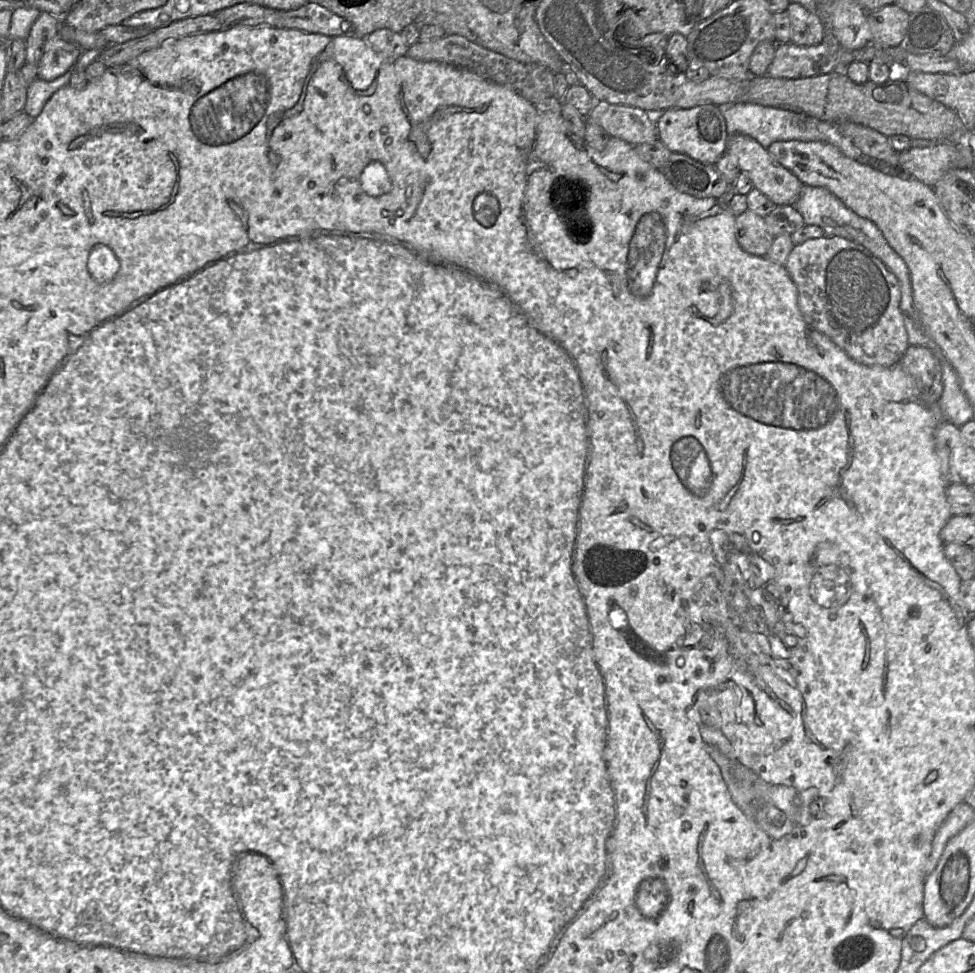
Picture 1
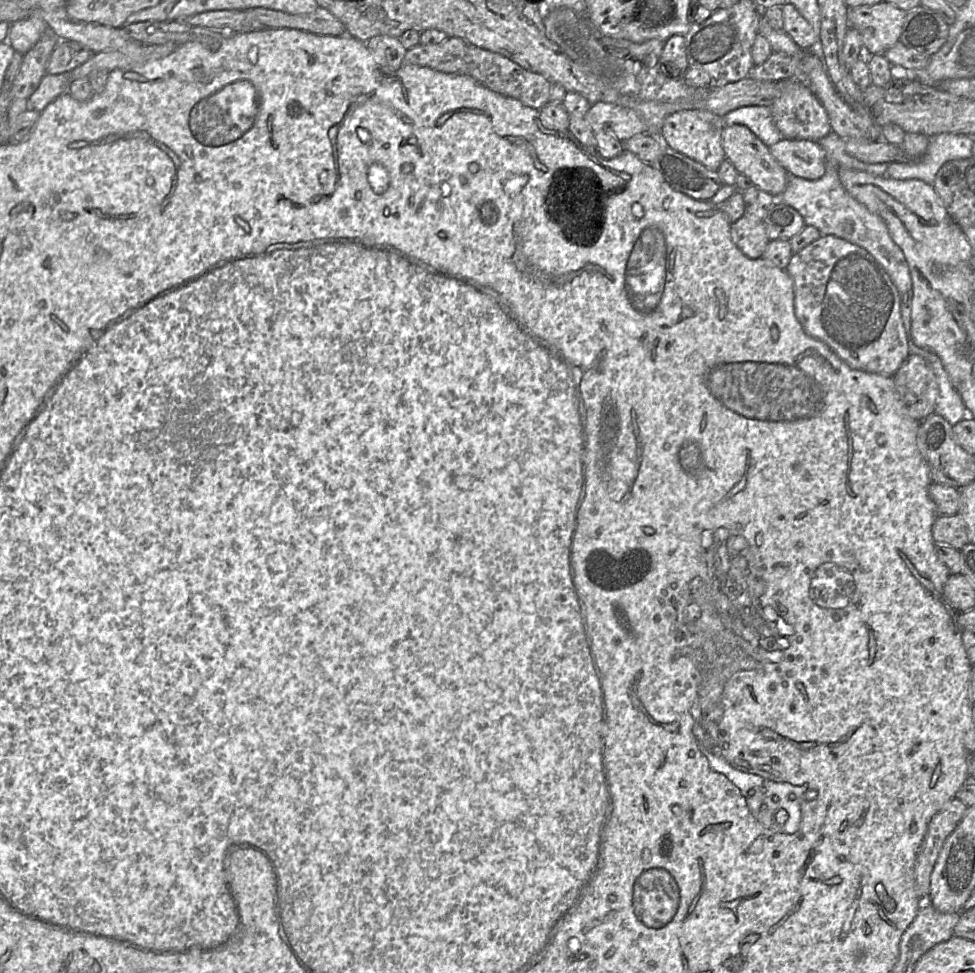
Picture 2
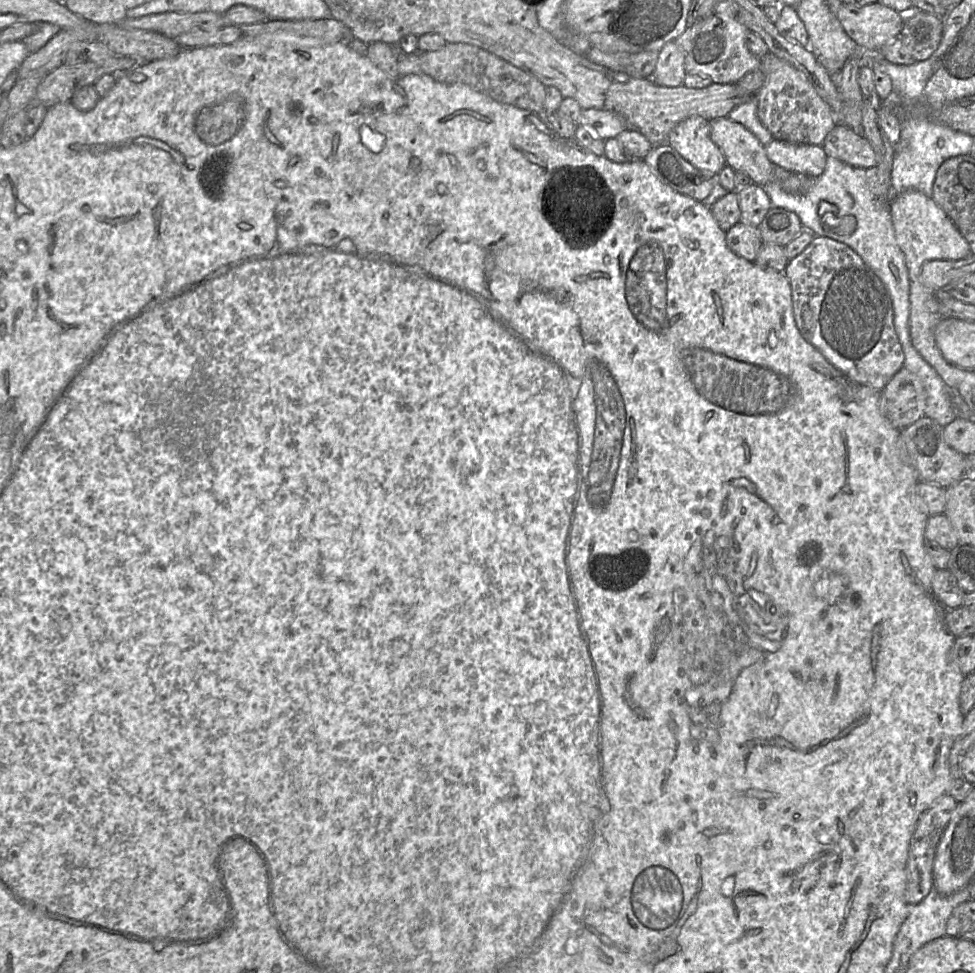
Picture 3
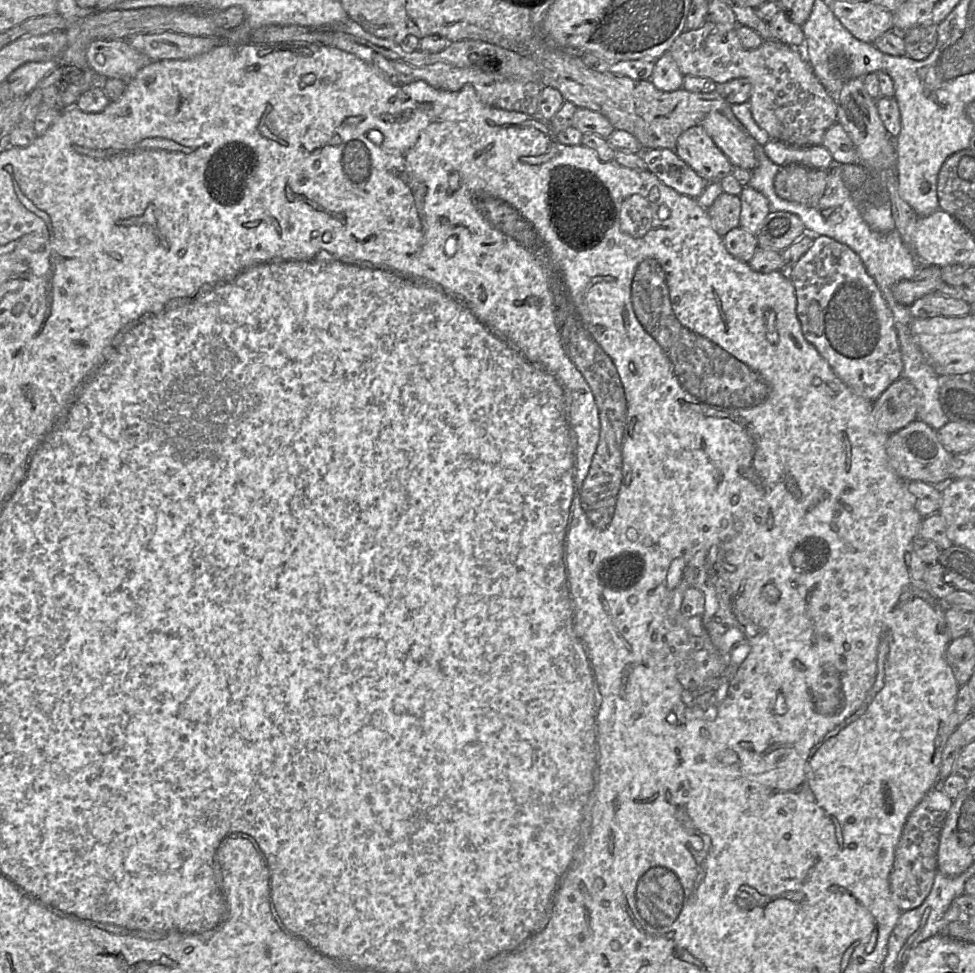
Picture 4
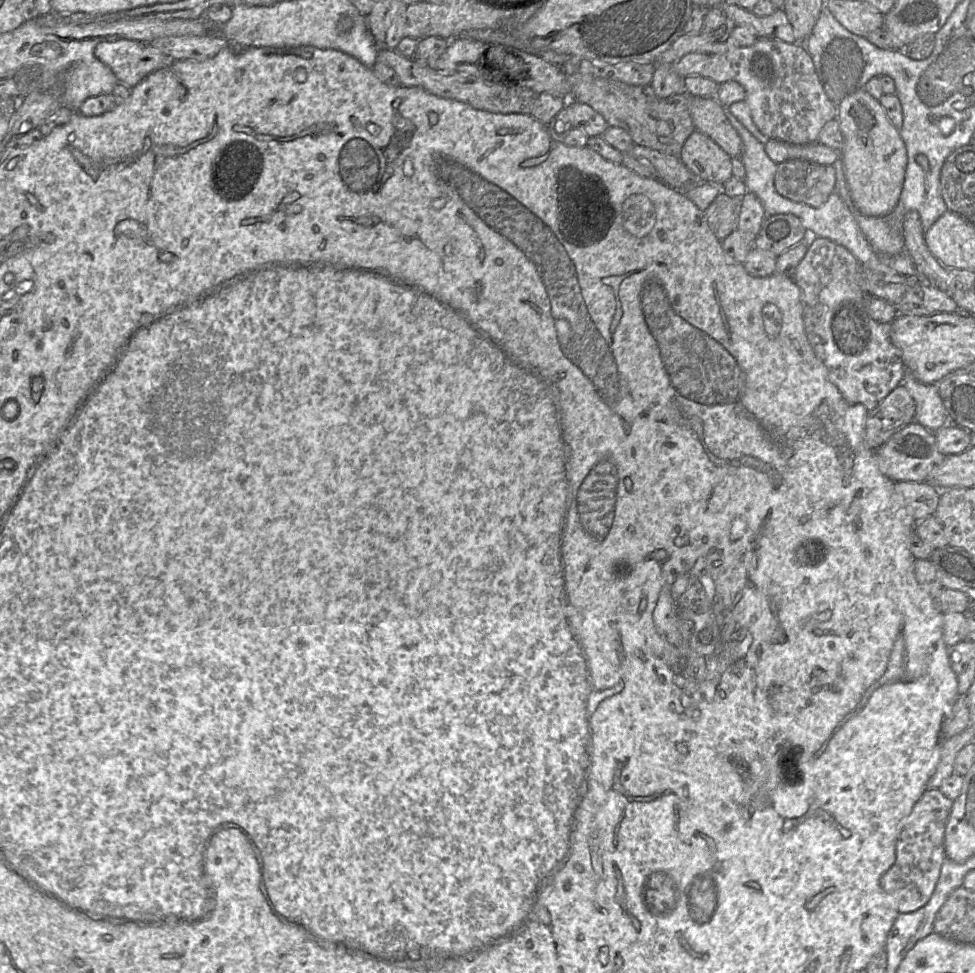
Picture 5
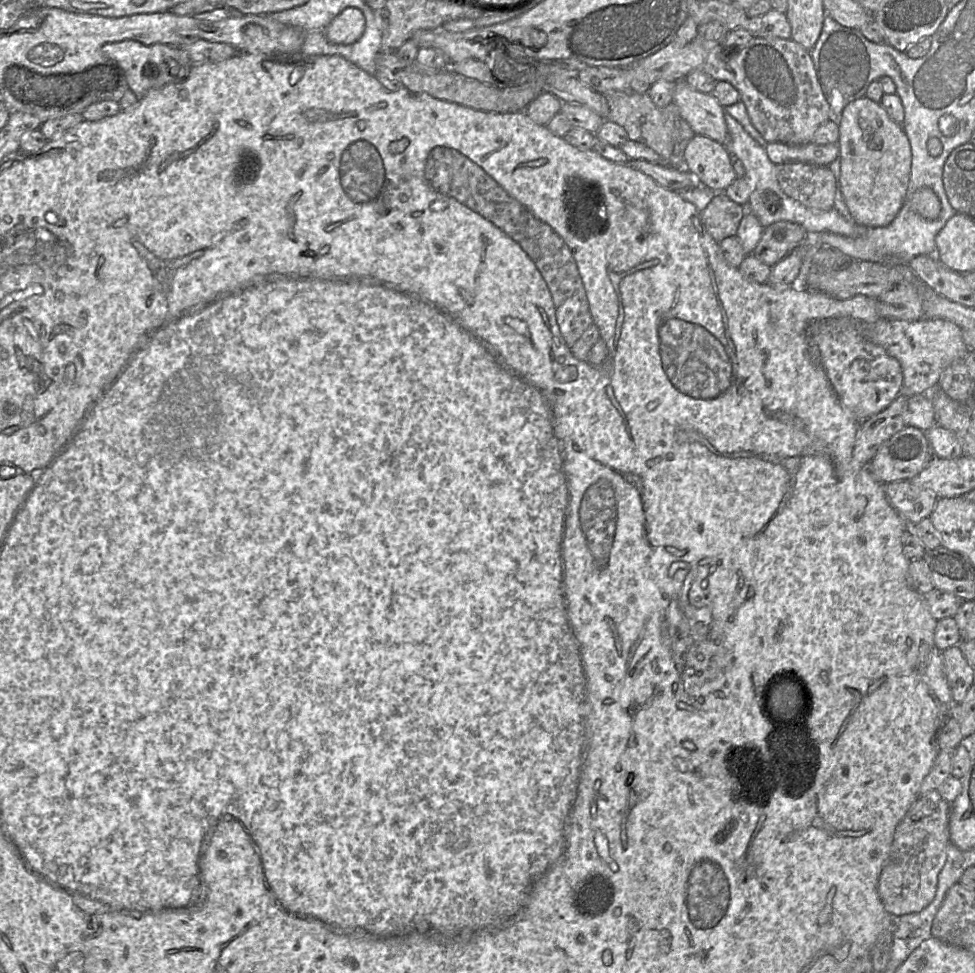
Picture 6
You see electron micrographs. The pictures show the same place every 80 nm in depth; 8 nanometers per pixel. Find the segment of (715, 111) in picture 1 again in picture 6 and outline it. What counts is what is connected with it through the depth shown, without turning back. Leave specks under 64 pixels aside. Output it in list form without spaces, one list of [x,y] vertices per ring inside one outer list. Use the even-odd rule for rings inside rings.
[[[696,134],[684,152],[684,169],[690,172],[700,185],[720,193],[736,179],[731,154],[719,142]]]

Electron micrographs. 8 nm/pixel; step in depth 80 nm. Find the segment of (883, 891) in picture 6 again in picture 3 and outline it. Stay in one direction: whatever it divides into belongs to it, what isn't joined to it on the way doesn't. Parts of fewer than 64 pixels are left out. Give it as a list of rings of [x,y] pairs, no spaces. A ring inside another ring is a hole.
[[[949,793],[943,794],[923,811],[917,820],[915,831],[910,840],[906,863],[905,901],[909,905],[916,905],[921,902],[933,887],[933,866],[936,849],[957,804],[958,802]]]

